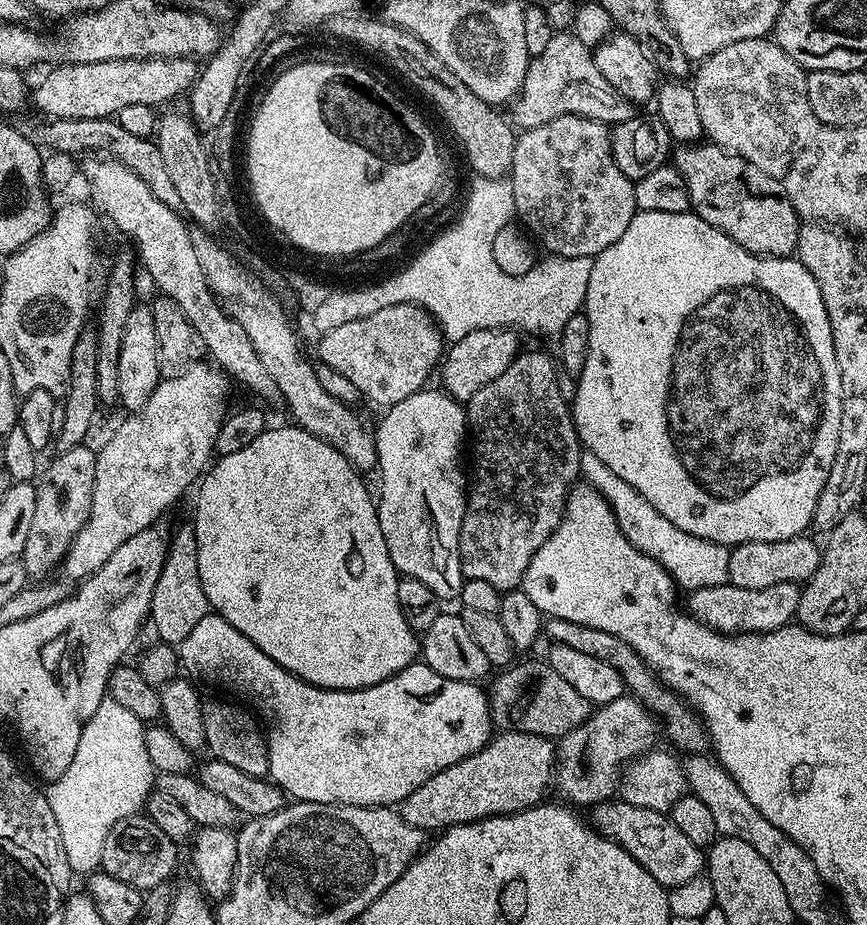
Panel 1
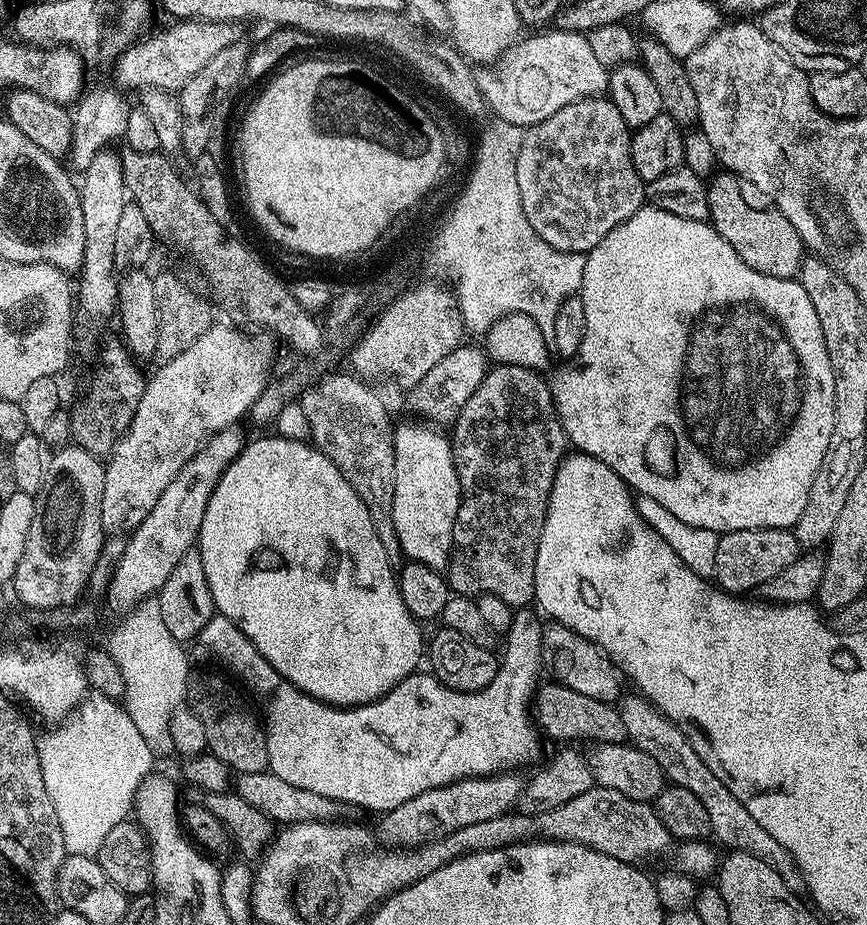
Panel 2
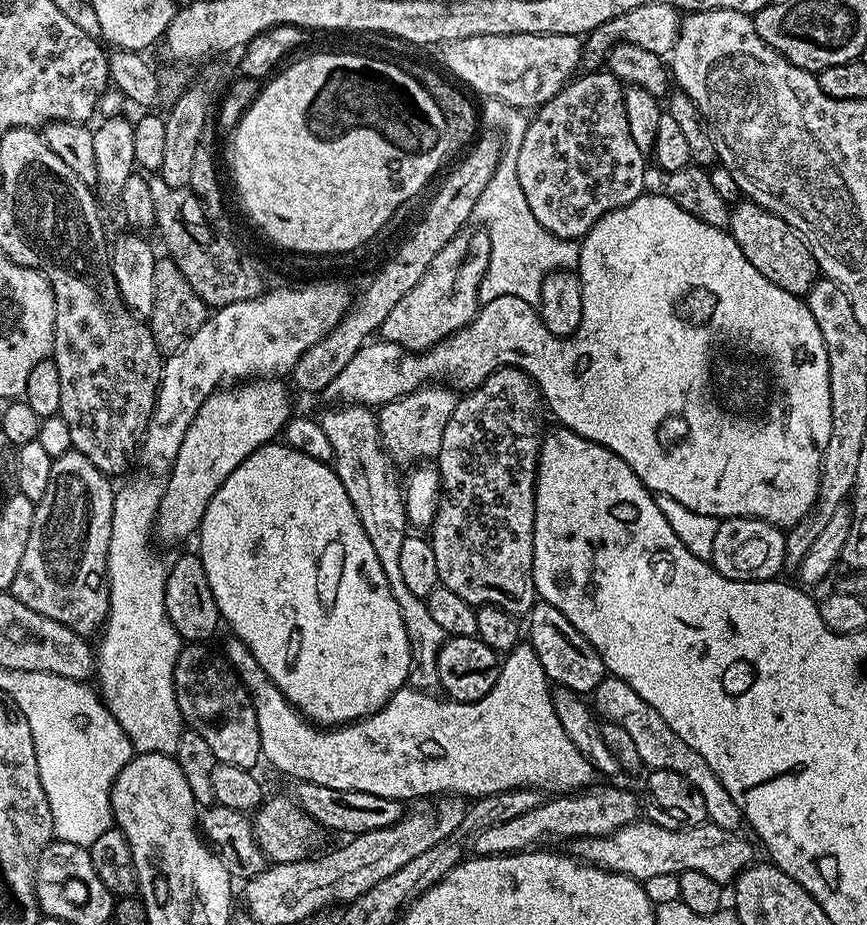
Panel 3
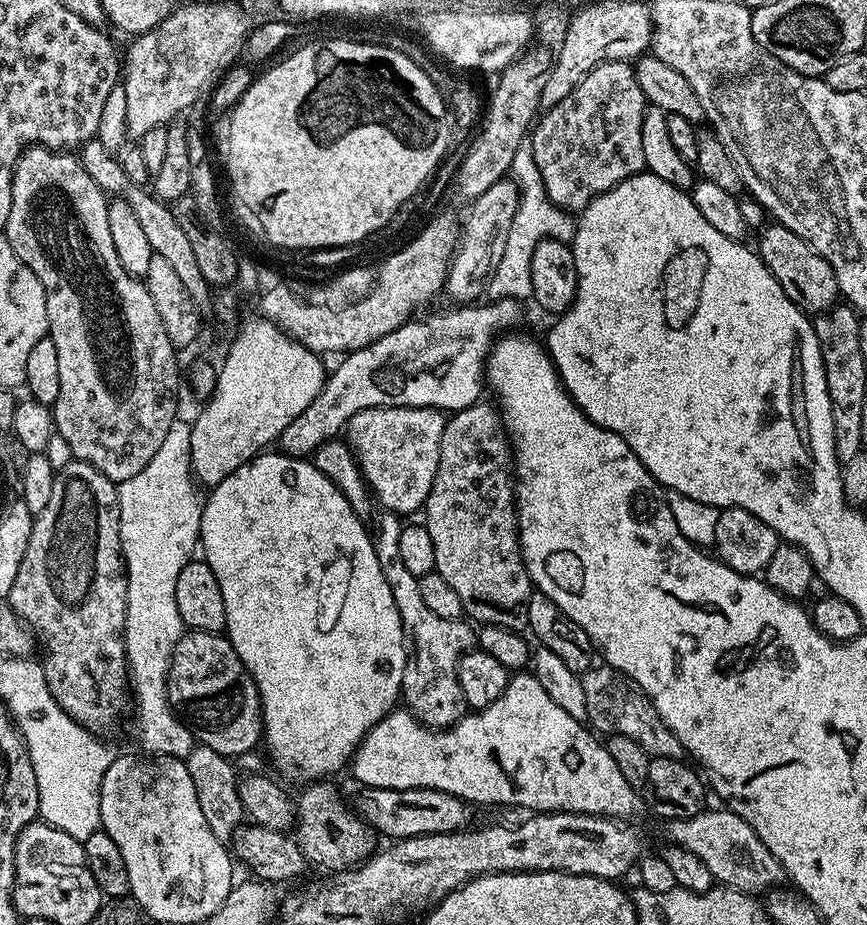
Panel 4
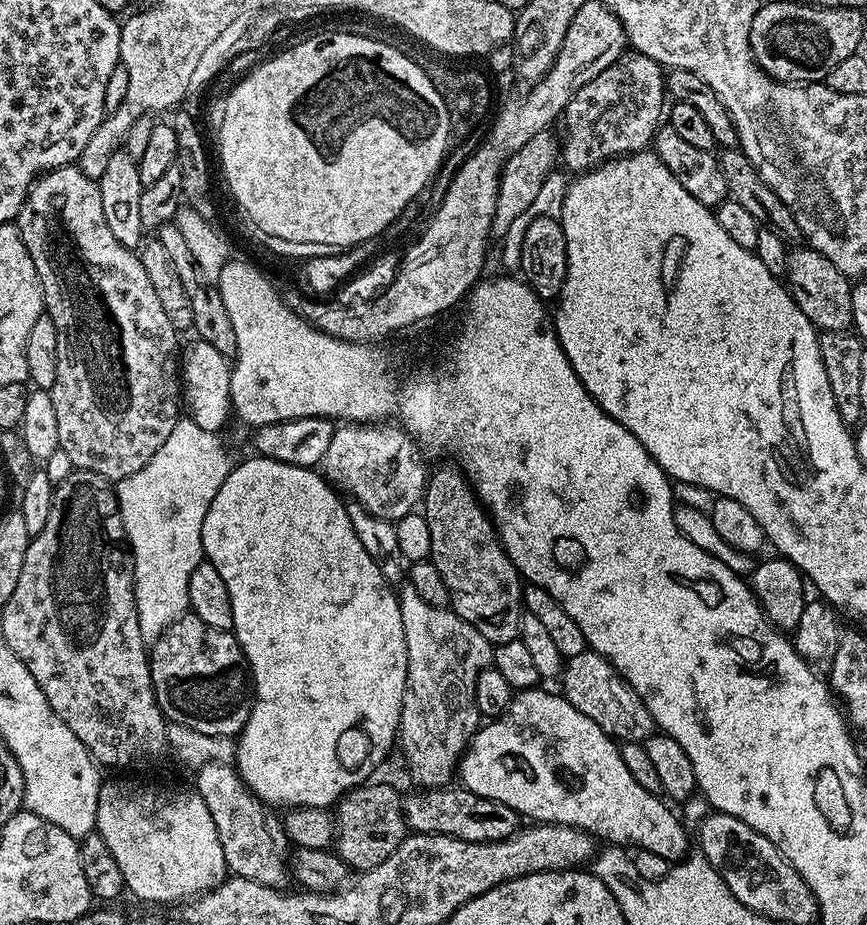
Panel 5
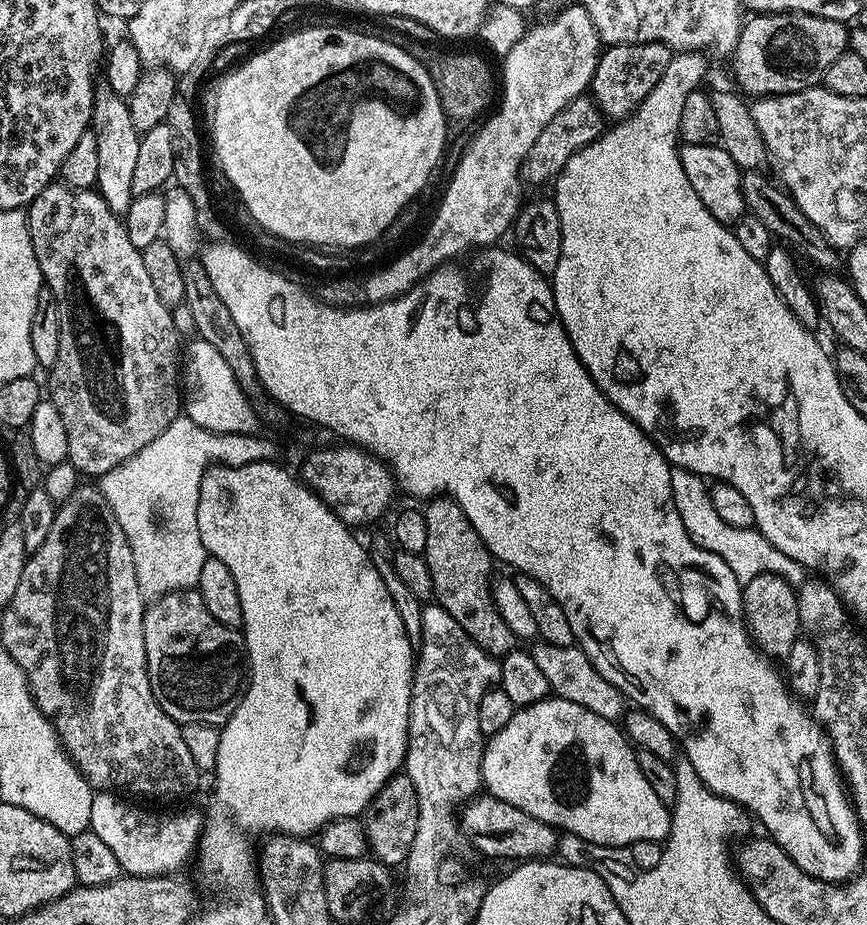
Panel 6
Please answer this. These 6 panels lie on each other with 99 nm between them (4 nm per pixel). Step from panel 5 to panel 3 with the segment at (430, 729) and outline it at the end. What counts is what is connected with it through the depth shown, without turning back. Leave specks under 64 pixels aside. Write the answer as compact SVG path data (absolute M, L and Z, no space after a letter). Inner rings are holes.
M344 404L332 406L325 416L319 417L322 430L326 432L330 445L333 446L333 461L338 478L342 486L346 486L346 494L350 494L350 502L354 502L354 510L362 522L362 528L366 530L366 538L374 546L374 554L378 554L378 562L382 562L382 570L386 574L386 582L390 582L390 590L402 610L402 622L406 626L408 641L412 647L412 669L408 672L408 684L421 690L432 690L439 685L438 678L438 654L442 650L446 639L442 626L434 622L434 618L428 609L425 597L415 596L402 582L401 555L402 542L410 534L410 521L408 518L408 506L402 484L396 481L396 468L391 456L384 451L384 442L380 438L380 421L377 413L371 407L362 404Z

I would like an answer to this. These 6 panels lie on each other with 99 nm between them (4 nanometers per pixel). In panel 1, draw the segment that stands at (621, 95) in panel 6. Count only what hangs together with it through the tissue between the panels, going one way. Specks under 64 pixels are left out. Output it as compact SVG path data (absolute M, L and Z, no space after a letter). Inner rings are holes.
M559 116L542 126L523 129L515 137L510 183L519 223L554 256L595 258L606 246L622 238L638 211L635 183L614 162L609 125L581 116Z

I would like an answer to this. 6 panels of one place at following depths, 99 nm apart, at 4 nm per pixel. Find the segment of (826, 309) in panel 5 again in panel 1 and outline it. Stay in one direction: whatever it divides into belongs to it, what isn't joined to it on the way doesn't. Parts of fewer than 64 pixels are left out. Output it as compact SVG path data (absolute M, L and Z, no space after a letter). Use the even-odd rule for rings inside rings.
M697 142L682 144L675 149L674 167L684 179L691 211L710 222L710 226L722 230L722 234L738 242L738 246L756 256L791 257L795 253L801 217L796 215L794 206L783 195L755 196L744 189L746 165L743 158L717 144Z

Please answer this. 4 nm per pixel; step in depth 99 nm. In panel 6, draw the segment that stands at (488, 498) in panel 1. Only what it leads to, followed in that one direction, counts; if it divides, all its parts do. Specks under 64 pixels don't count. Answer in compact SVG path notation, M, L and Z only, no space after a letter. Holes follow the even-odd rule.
M437 496L429 499L427 504L428 508L423 509L426 518L426 550L422 555L426 566L430 566L430 578L434 578L435 603L440 604L442 610L446 610L446 614L450 614L450 618L454 618L454 622L462 626L462 630L466 630L468 637L483 652L487 652L489 656L503 658L517 647L518 639L511 632L510 627L506 626L492 597L494 557L488 553L488 548L482 542L482 538L478 538L478 530L474 530L470 518L466 518L462 506L458 506L456 500L449 500L447 496Z

